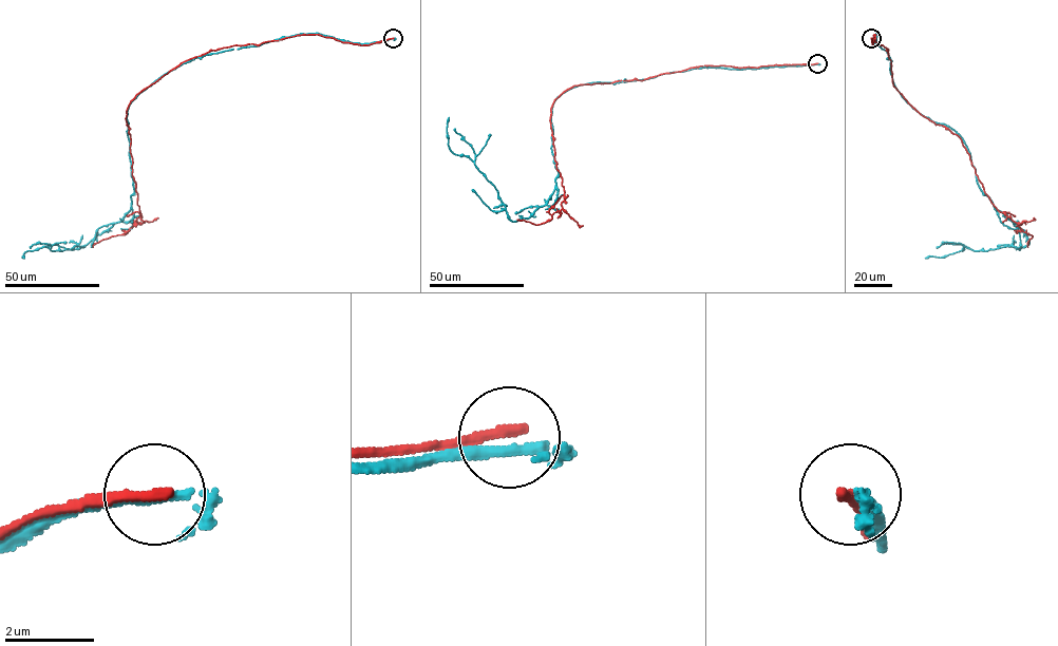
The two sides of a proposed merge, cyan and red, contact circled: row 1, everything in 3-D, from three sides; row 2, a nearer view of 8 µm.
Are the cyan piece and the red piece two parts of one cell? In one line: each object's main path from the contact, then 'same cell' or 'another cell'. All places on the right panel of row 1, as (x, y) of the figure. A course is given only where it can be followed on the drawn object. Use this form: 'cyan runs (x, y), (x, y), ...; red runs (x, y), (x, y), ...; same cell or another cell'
cyan runs (871, 38), (873, 44), (877, 33), (902, 96), (961, 137), (979, 188), (1030, 242), (925, 258); red runs (871, 38), (888, 50), (899, 92), (961, 140), (992, 203), (1032, 236), (1027, 247); another cell

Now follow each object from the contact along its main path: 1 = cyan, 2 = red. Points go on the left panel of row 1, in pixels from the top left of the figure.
1: (393, 38), (300, 34), (172, 69), (128, 108), (134, 192), (124, 217), (83, 247), (43, 246), (24, 258)
2: (393, 38), (359, 44), (297, 35), (210, 51), (171, 70), (139, 92), (126, 111), (137, 223), (93, 247)

